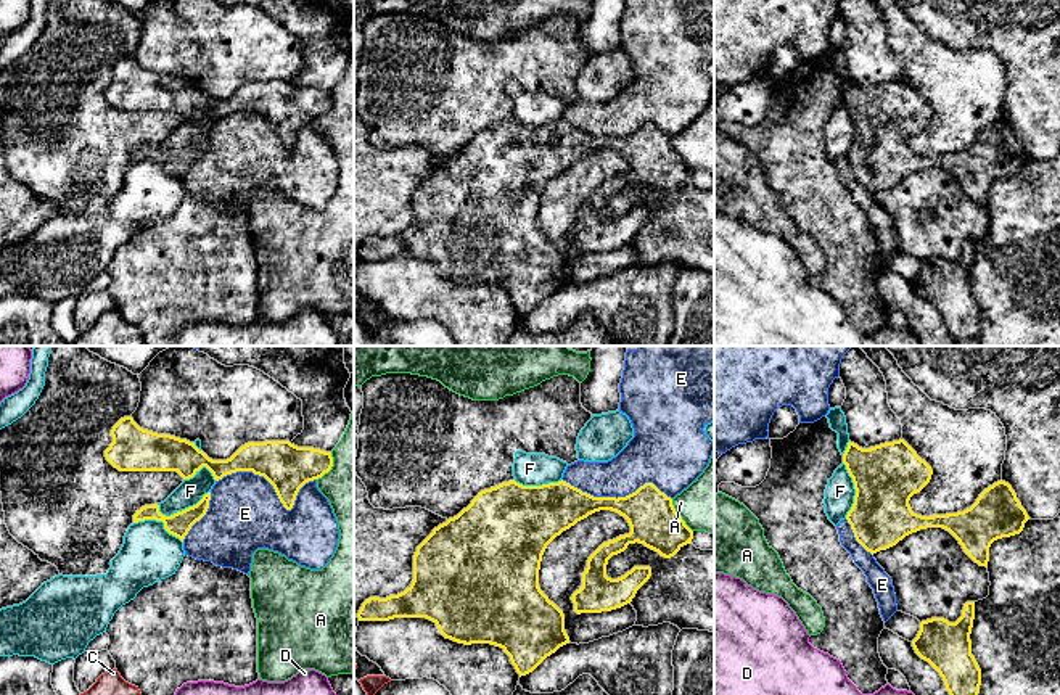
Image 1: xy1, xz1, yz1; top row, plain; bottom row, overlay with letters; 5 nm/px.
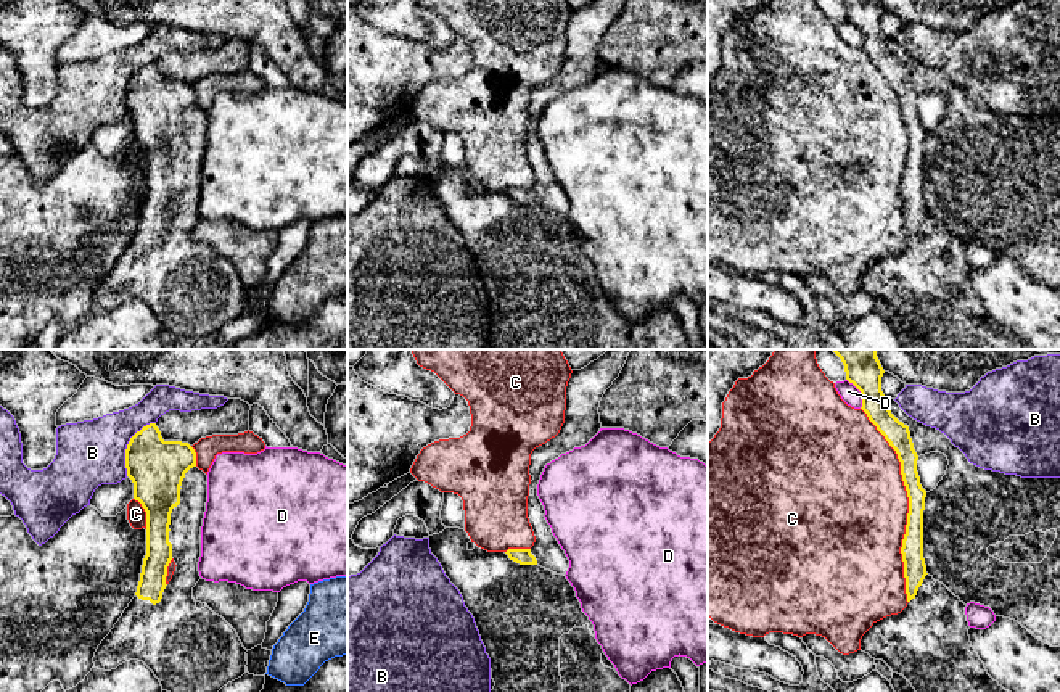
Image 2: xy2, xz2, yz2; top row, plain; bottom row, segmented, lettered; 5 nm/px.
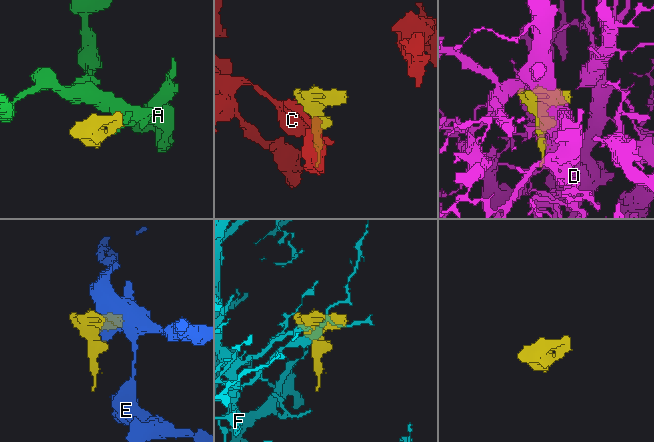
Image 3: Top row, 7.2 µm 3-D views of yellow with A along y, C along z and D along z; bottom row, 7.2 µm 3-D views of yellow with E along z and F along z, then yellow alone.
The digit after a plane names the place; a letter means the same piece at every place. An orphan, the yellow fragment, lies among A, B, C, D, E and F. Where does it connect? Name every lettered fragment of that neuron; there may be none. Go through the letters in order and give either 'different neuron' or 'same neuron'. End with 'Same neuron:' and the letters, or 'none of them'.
A: different neuron
B: different neuron
C: different neuron
D: different neuron
E: different neuron
F: different neuron
Same neuron: none of them

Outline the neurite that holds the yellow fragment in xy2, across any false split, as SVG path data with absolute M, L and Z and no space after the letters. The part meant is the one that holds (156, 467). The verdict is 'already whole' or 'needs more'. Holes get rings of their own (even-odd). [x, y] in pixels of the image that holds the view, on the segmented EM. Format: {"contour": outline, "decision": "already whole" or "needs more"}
{"contour": "M156 423L137 431L125 449L127 476L134 483L134 499L146 512L146 555L143 558L135 597L124 610L111 632L98 645L95 668L111 671L119 665L143 661L167 692L219 692L246 673L246 649L236 631L206 603L193 599L193 587L201 579L201 526L207 502L207 475L196 467L196 452L188 443L164 441Z", "decision": "needs more"}

